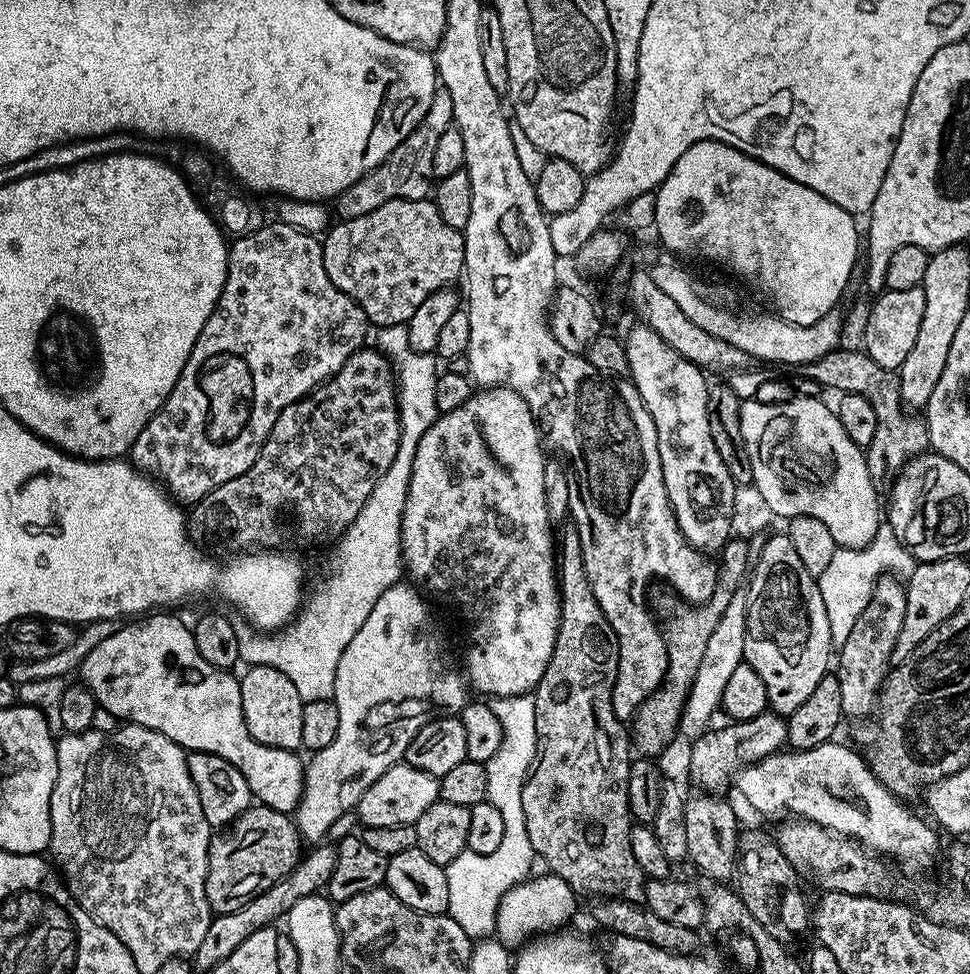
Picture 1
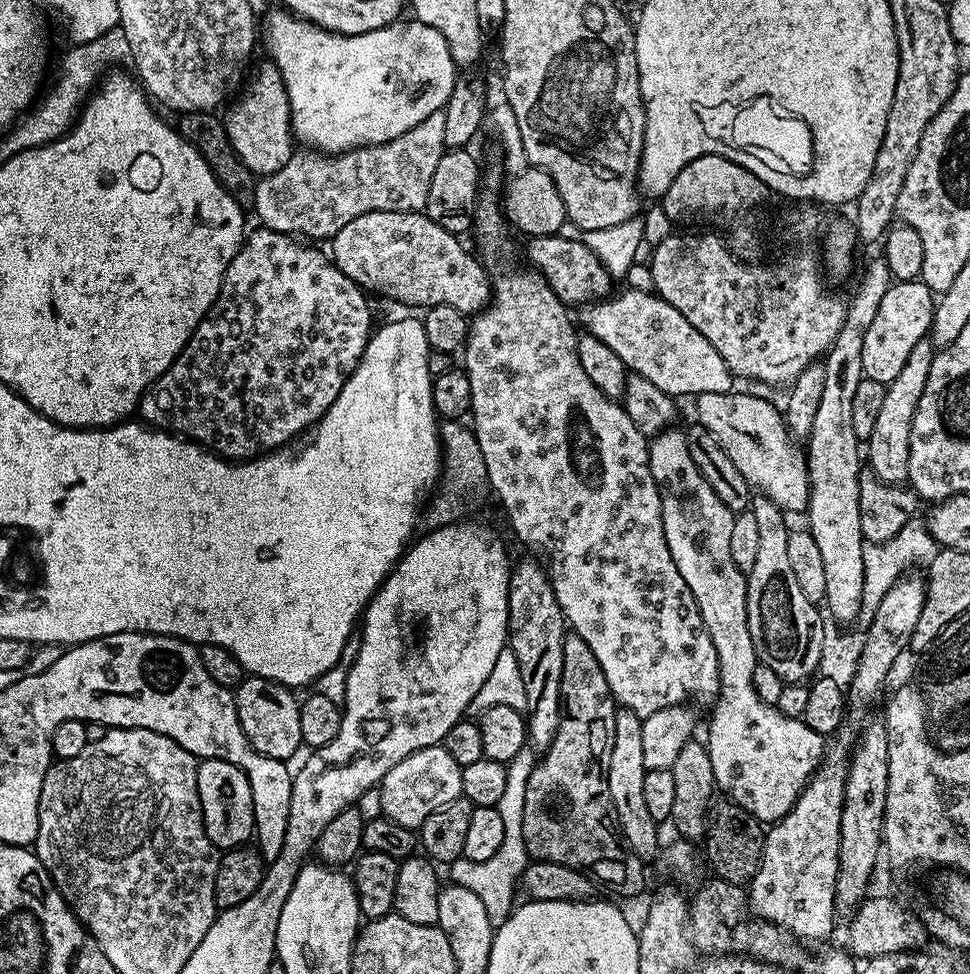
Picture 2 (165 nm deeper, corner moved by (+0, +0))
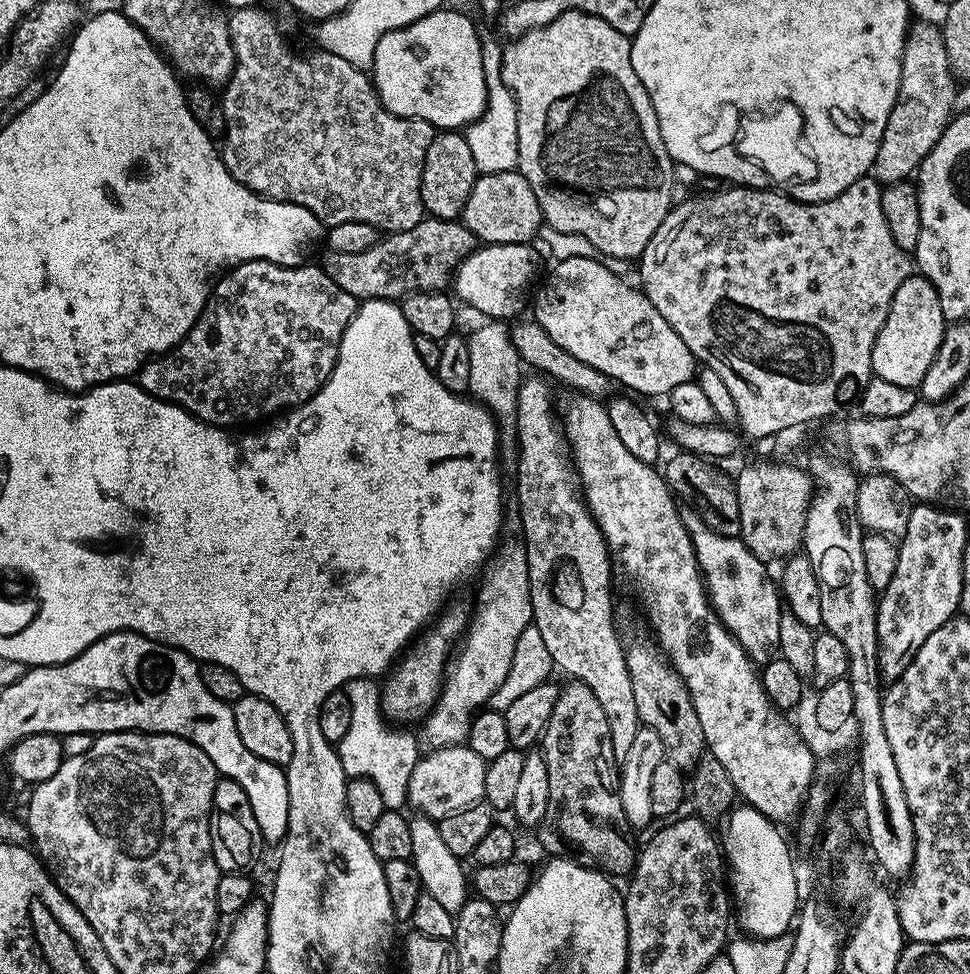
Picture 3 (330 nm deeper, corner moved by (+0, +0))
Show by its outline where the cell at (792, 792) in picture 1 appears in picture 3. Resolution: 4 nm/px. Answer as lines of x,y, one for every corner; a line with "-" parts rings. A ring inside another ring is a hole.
695,511
683,513
684,526
696,548
700,579
708,593
708,603
724,623
753,665
763,666
773,659
779,642
779,618
782,597
775,579
768,577
769,565
754,558
747,546
735,536
722,536
705,526

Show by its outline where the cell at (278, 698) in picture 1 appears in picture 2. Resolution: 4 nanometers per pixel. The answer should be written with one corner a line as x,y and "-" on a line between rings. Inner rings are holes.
245,675
244,681
234,689
238,722
251,742
252,748
266,758
285,762
302,748
302,725
298,723
300,700
297,693
285,684
267,680
261,676

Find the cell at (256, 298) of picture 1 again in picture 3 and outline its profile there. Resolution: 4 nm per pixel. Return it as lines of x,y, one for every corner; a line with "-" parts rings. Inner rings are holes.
251,260
225,272
217,280
216,287
212,289
212,295
208,298
208,304
194,322
194,326
185,334
184,339
171,352
167,353
163,359
153,358
140,369
138,373
140,388
146,390
152,396
161,396
164,400
171,400
173,404
178,405
179,408
185,408
191,416
196,417
198,420
205,420
208,424
217,426
232,426
228,424
244,424
247,420
260,420
263,416
270,415
271,412
280,414
285,410
299,408
300,405
306,403
330,378
340,353
342,334
349,322
354,318
358,307
358,300
336,286
321,267
308,267
287,268
269,260

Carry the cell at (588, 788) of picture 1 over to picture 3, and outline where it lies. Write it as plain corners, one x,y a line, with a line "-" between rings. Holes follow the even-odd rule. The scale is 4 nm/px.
569,679
567,683
561,687
558,702
554,702
550,722
544,728
542,737
546,774
550,774
550,806
546,806
546,818
542,818
538,829
540,844
546,851
552,852
548,854
553,857
571,858
587,867
608,874
617,872
627,877
636,866
638,848
628,841
630,829
622,810
620,793
614,783
614,765
617,761
608,737
606,713
602,711
598,698
594,698
594,690
590,690
590,686
574,679

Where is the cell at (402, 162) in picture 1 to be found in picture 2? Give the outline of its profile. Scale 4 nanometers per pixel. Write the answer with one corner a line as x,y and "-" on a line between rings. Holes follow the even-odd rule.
443,110
422,118
406,134
385,144
369,144
366,148
352,148
349,152
325,154
319,150
296,150
277,173
257,179
251,207
256,208
259,223
275,232
287,232
313,241
331,241
332,237
354,218
371,212
423,212
426,194
430,194
430,181
438,167
438,158
446,151
444,137
446,114

